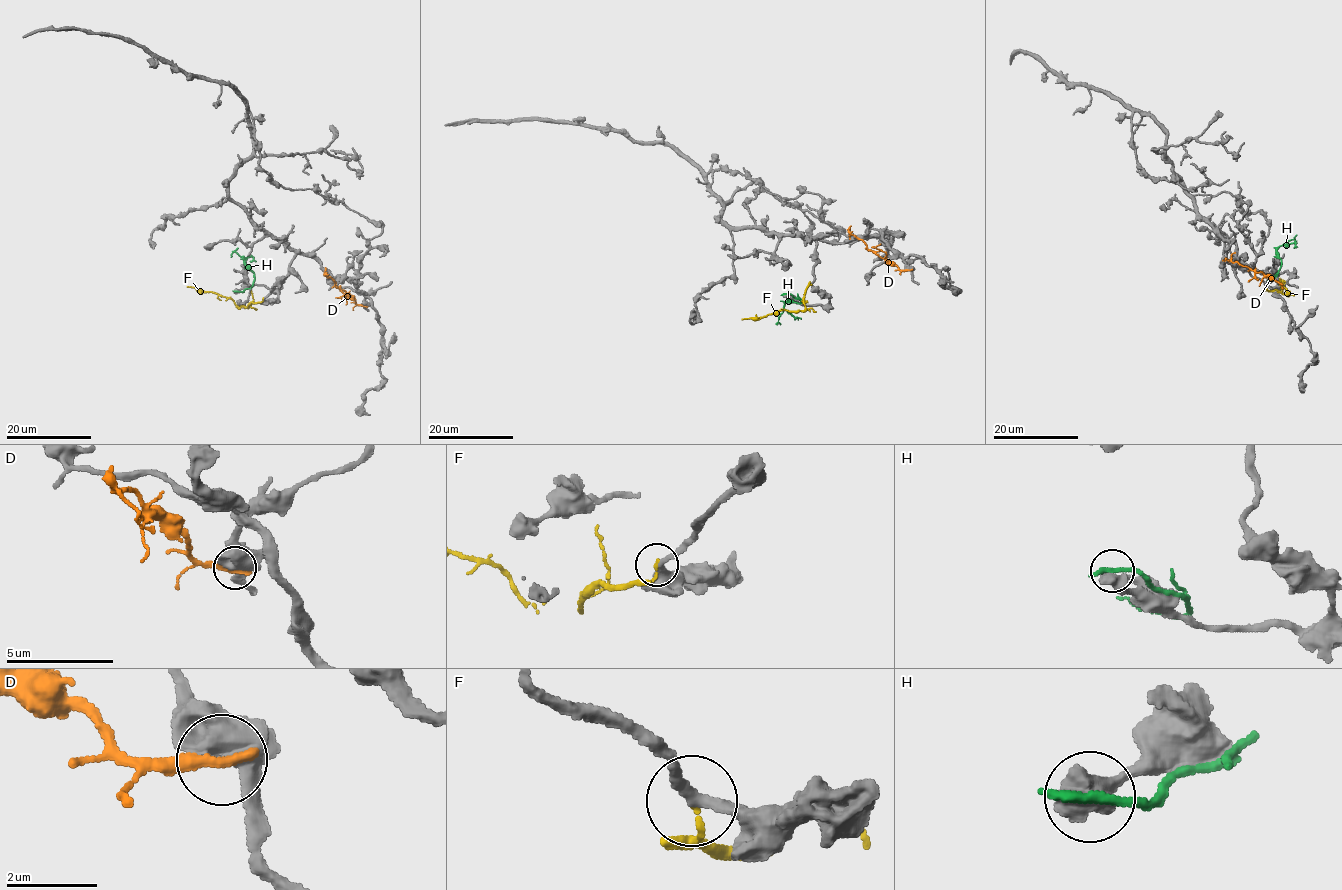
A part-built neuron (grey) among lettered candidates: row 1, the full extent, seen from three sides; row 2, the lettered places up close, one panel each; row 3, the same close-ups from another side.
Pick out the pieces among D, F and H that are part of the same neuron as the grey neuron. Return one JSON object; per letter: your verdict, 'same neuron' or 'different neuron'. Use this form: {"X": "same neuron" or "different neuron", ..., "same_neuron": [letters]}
{"D": "different neuron", "F": "different neuron", "H": "different neuron", "same_neuron": []}

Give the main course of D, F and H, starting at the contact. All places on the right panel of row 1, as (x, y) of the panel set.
D: (1282, 283), (1238, 262), (1222, 261)
F: (1266, 286), (1267, 289), (1289, 294), (1280, 278)
H: (1268, 281), (1275, 277), (1281, 264), (1277, 251), (1280, 246), (1295, 242), (1294, 248)

